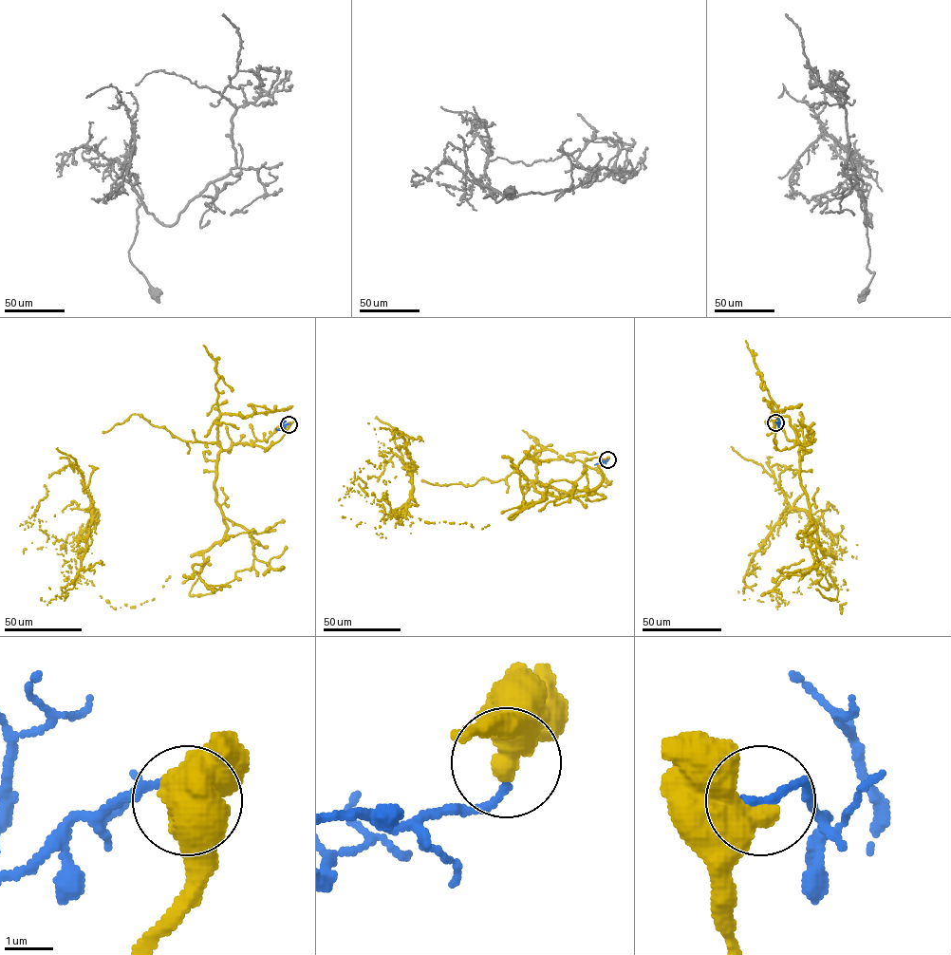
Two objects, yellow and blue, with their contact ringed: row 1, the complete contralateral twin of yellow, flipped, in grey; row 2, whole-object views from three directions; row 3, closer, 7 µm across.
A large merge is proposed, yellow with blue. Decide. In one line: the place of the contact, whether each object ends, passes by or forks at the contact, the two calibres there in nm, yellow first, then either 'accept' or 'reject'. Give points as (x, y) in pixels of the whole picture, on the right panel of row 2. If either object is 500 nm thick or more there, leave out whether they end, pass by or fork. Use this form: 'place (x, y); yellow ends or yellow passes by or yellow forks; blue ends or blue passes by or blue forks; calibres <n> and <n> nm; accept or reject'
place (775, 422); calibres 750 and 200 nm; reject

